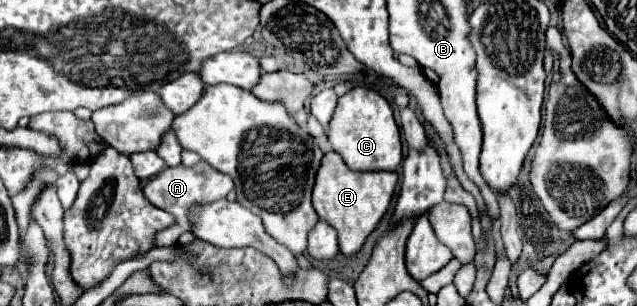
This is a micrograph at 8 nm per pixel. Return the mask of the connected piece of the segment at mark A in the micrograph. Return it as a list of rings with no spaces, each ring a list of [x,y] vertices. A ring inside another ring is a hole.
[[[197,162],[195,166],[187,168],[187,166],[175,166],[175,168],[165,168],[163,172],[159,172],[155,178],[151,178],[145,188],[143,194],[145,198],[157,206],[163,208],[167,212],[171,212],[175,216],[175,226],[171,226],[169,230],[159,232],[159,236],[155,238],[157,246],[173,246],[177,244],[177,238],[185,232],[185,210],[189,210],[193,204],[207,204],[207,202],[215,202],[227,196],[227,192],[233,190],[233,180],[231,176],[215,170],[213,166],[209,166],[207,162]]]

